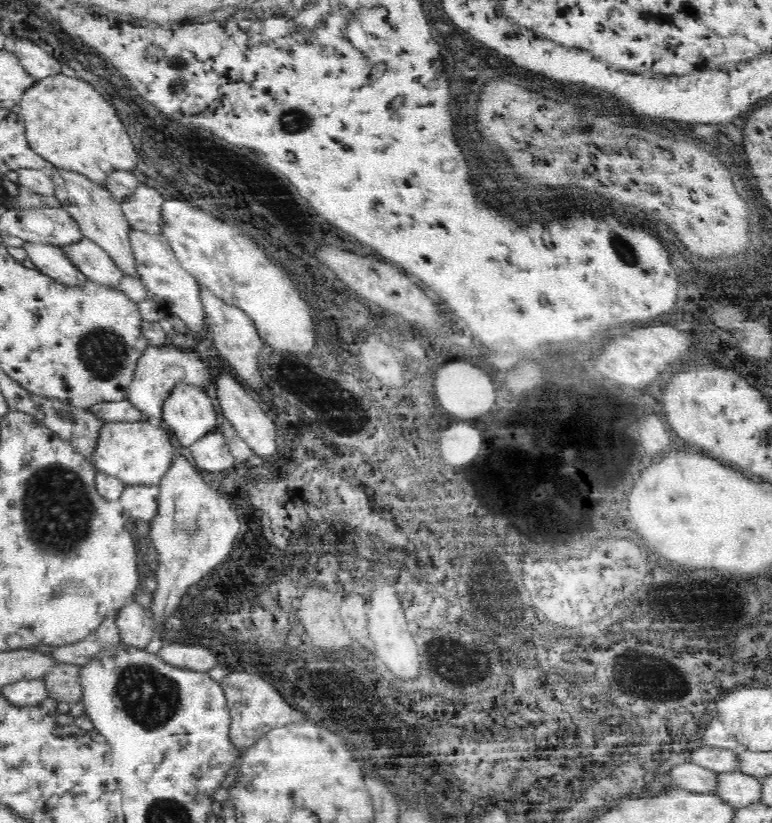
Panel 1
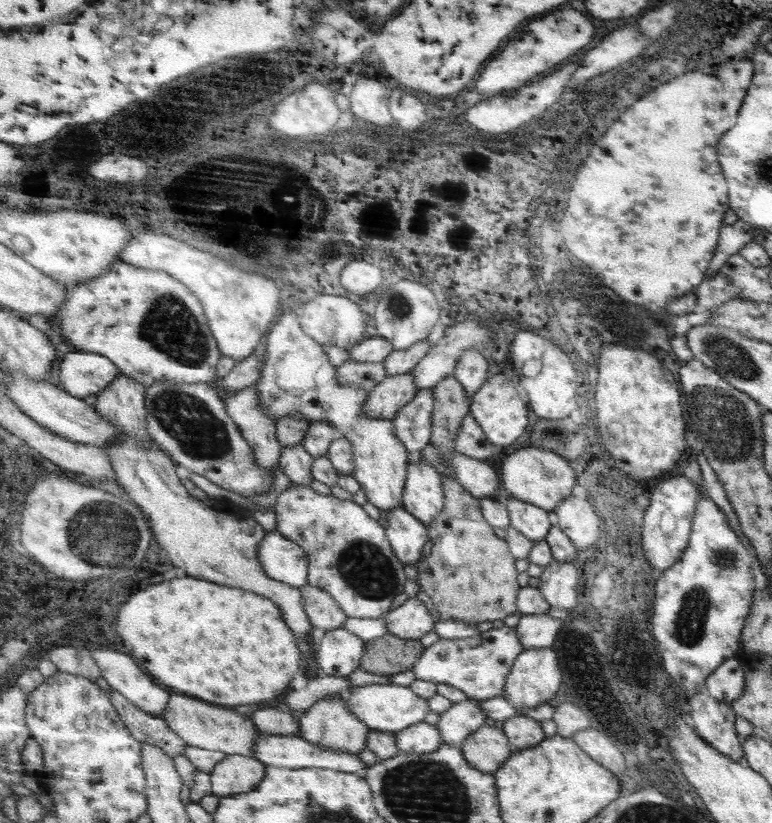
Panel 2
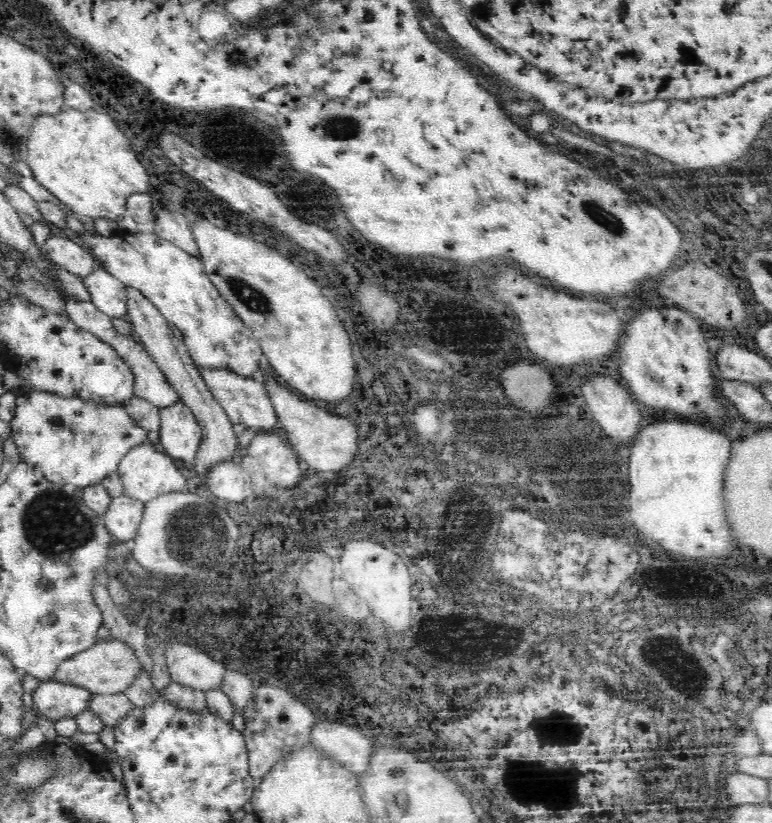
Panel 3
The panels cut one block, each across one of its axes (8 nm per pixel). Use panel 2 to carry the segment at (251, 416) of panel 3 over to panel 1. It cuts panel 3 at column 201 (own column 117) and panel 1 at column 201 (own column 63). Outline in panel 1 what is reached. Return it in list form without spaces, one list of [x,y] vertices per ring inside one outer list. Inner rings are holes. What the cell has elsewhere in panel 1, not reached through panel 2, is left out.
[[[148,344],[148,350],[140,358],[138,368],[132,376],[132,382],[126,390],[126,400],[140,412],[140,418],[144,422],[150,422],[160,428],[160,426],[164,426],[164,422],[162,422],[164,420],[164,404],[178,382],[188,382],[188,384],[194,384],[204,390],[206,384],[212,380],[214,380],[214,376],[210,372],[210,364],[206,364],[200,354],[186,352],[174,344],[172,346],[150,346]]]

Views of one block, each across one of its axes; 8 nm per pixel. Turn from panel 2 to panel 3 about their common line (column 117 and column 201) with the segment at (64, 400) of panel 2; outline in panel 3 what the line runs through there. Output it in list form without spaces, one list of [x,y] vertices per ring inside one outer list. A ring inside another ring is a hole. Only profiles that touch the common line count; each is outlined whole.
[[[182,400],[168,408],[160,408],[162,428],[160,440],[168,456],[178,458],[182,462],[192,462],[198,458],[200,444],[204,440],[204,430],[196,420],[192,408],[184,406]]]

